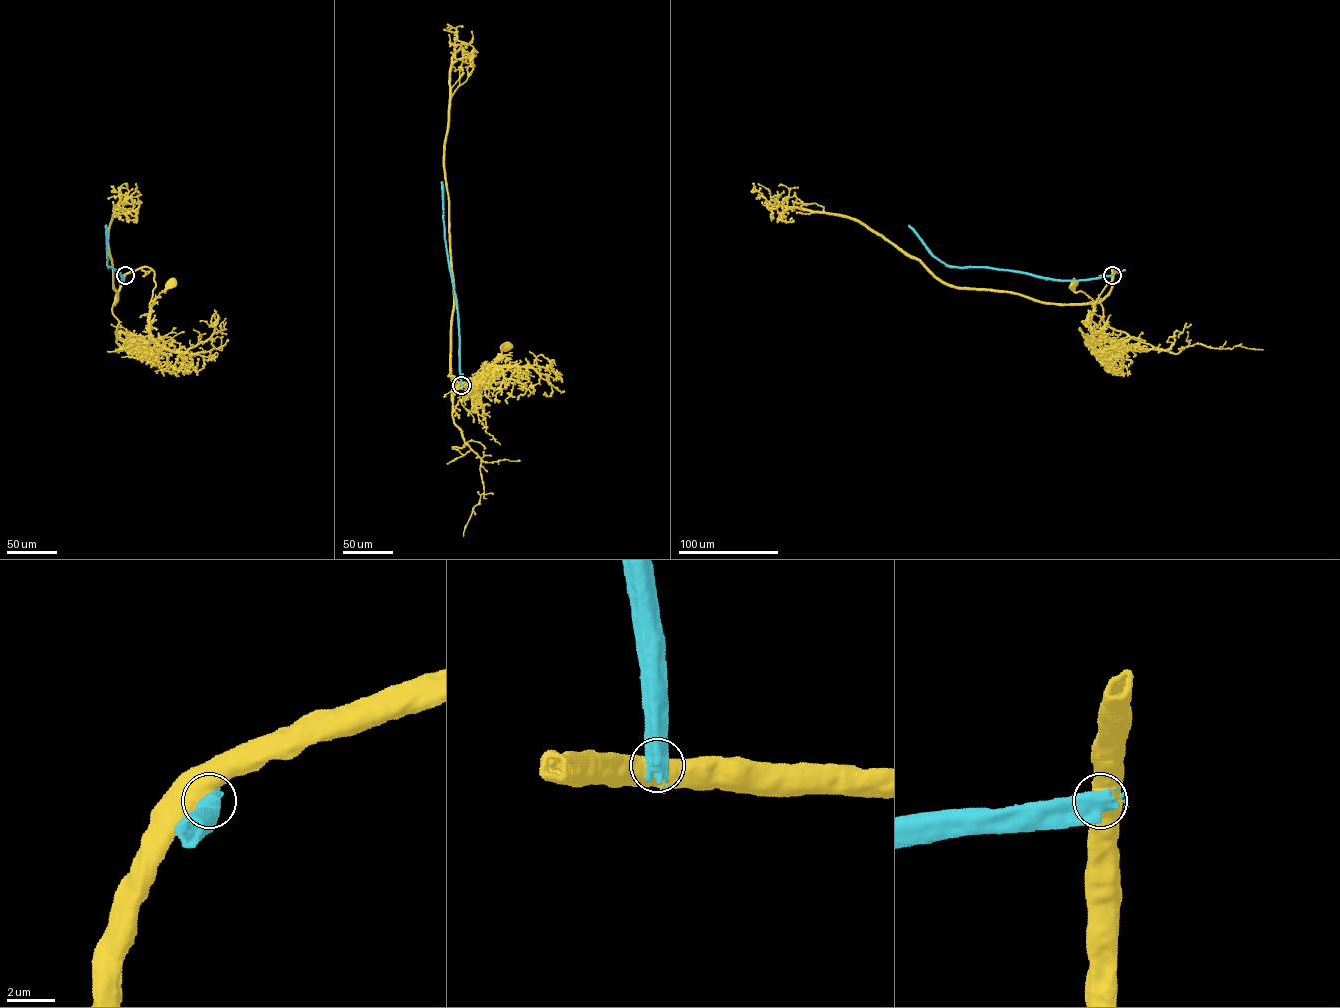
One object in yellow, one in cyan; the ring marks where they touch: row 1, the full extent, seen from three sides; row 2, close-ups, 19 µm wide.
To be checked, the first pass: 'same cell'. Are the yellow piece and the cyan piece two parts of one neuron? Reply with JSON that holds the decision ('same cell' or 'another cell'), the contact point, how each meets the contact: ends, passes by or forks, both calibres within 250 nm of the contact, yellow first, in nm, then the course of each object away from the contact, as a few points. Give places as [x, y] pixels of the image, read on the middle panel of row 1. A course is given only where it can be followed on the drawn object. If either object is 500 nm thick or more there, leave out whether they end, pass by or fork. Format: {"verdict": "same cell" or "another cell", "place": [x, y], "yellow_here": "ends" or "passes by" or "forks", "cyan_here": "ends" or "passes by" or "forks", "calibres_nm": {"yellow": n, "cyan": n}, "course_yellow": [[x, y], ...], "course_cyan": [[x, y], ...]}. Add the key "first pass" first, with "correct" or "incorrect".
{"first pass": "incorrect", "verdict": "another cell", "place": [461, 385], "calibres_nm": {"yellow": 750, "cyan": 600}, "course_yellow": [[461, 385], [490, 386], [491, 378], [486, 367], [501, 352], [500, 347], [507, 346]], "course_cyan": [[461, 385], [458, 313], [444, 236], [441, 182]]}

